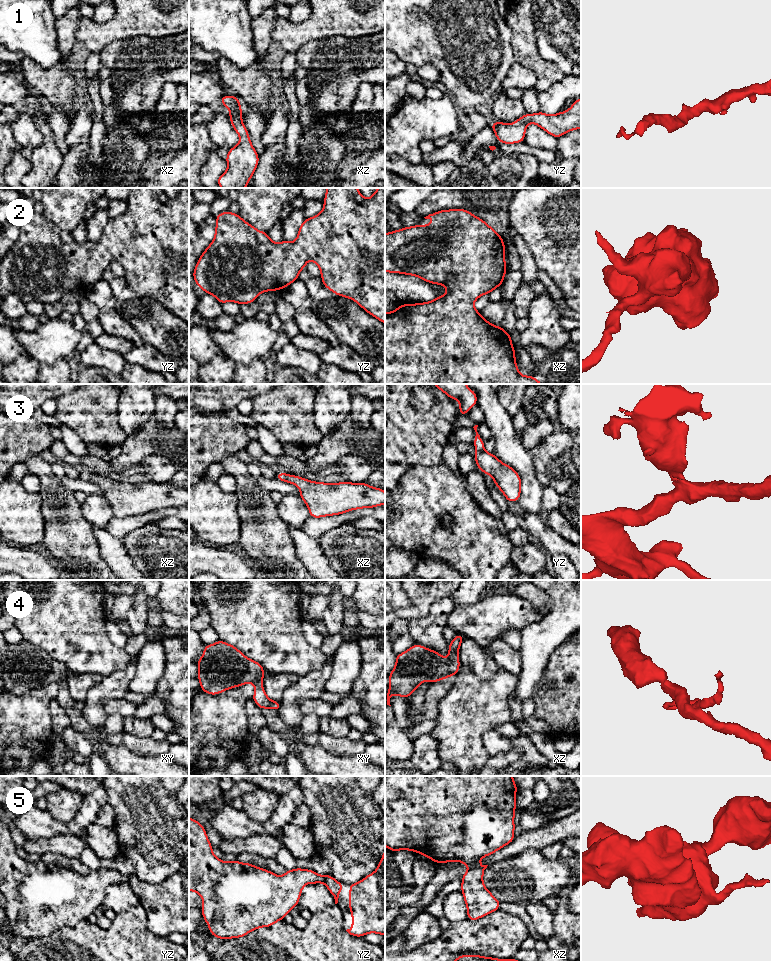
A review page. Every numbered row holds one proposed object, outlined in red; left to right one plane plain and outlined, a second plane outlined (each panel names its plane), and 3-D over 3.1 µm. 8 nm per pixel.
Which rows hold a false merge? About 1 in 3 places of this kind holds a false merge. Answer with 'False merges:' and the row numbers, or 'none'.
False merges: none

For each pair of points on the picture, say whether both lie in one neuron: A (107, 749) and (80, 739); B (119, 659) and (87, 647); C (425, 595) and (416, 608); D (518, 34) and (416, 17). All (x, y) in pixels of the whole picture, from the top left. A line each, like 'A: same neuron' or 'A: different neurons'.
A: different neurons
B: same neuron
C: same neuron
D: different neurons

